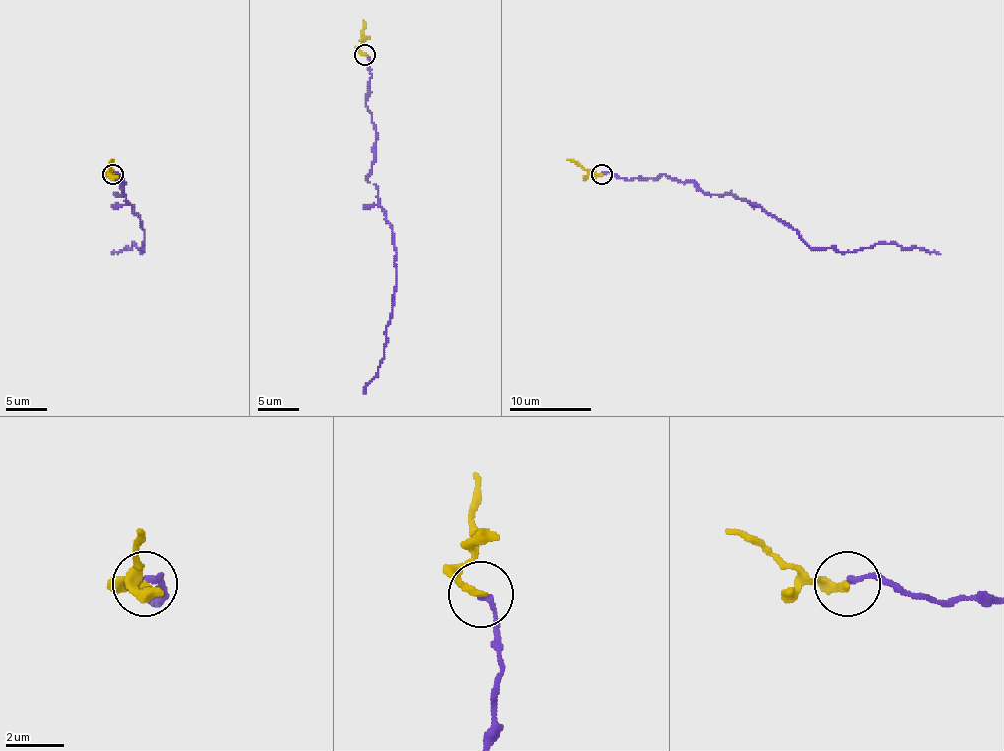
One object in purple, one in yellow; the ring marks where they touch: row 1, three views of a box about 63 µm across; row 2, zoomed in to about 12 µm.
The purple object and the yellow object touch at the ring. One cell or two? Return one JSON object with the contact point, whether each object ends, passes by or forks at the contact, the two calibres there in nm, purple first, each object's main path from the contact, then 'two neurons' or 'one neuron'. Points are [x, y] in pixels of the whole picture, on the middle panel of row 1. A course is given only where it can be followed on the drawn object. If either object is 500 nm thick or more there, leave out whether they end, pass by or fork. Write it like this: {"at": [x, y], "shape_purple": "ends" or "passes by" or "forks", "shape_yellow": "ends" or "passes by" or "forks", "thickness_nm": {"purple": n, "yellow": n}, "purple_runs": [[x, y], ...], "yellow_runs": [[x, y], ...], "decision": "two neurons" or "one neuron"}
{"at": [365, 54], "shape_purple": "ends", "shape_yellow": "ends", "thickness_nm": {"purple": 190, "yellow": 280}, "purple_runs": [[365, 55], [371, 73], [365, 106], [376, 127], [367, 178], [392, 229], [396, 264], [386, 346], [363, 393]], "yellow_runs": [[365, 55], [359, 47], [363, 20]], "decision": "one neuron"}

